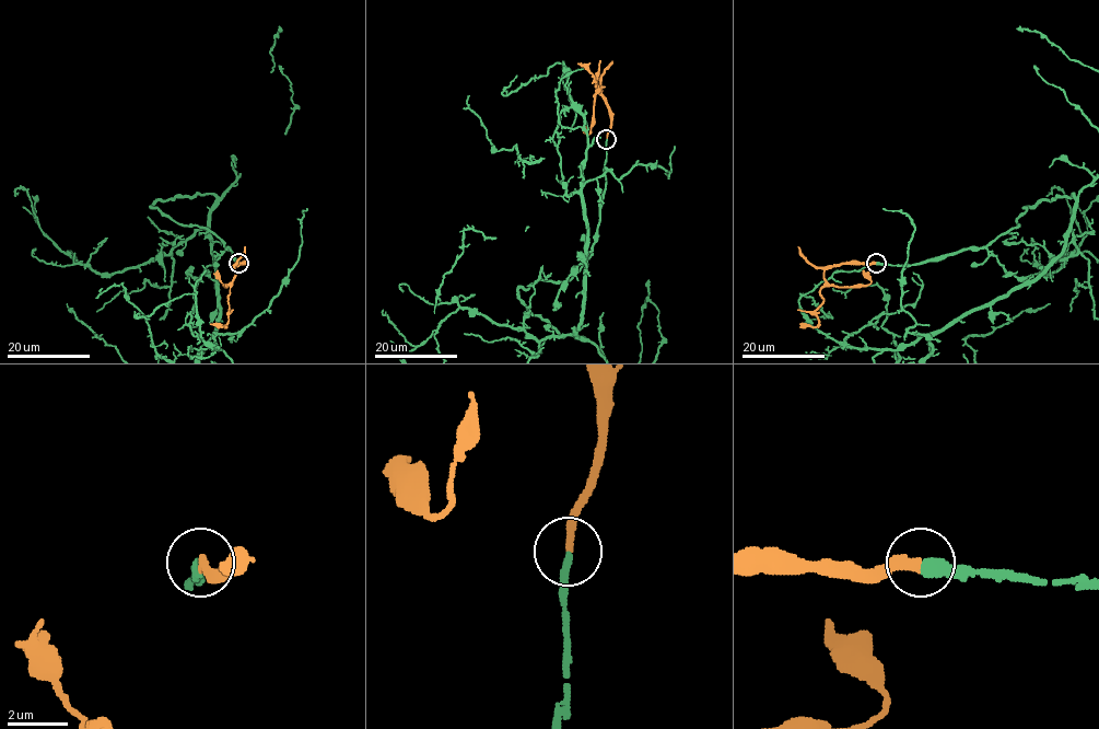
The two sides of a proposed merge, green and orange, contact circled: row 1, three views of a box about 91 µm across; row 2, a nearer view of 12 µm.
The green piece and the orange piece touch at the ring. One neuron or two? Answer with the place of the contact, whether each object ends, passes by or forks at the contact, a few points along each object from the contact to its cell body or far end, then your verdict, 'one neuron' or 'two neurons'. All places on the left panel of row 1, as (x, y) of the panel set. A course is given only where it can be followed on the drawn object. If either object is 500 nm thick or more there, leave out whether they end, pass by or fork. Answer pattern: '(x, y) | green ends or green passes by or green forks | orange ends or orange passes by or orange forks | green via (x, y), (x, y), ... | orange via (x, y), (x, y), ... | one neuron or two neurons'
(238, 263) | green ends | orange ends | orange via (240, 262), (243, 263), (234, 265), (236, 275), (230, 291), (228, 323), (224, 327), (210, 324) | one neuron

